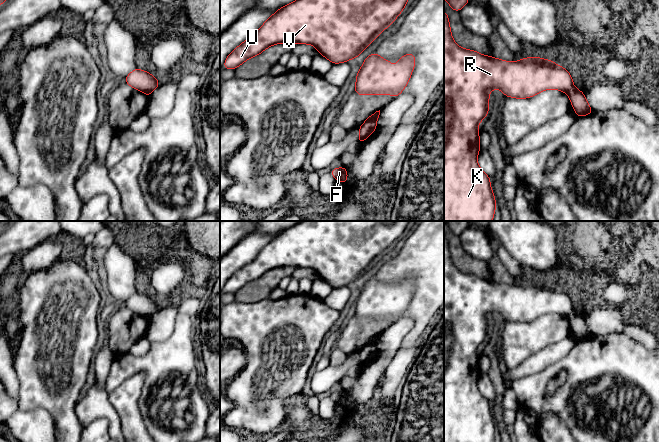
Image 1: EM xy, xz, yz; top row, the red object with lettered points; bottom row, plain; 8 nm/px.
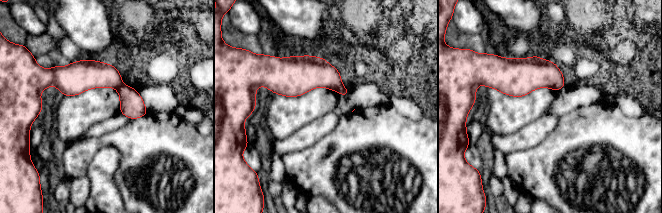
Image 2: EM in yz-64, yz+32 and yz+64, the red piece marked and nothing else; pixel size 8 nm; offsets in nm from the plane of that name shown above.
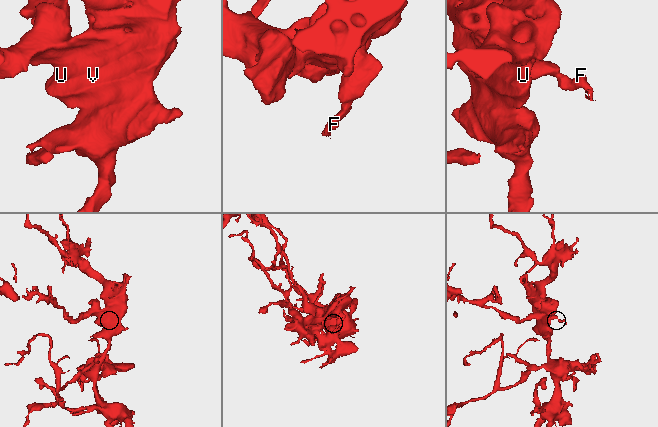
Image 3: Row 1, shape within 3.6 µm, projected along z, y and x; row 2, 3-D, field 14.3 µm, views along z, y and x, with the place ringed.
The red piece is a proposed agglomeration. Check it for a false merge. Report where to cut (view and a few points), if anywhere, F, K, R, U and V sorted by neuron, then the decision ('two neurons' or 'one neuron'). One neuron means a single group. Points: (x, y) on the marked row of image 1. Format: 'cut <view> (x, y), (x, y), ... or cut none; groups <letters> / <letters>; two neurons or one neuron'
cut xz (375, 121), (366, 122); groups F / K R U V; two neurons

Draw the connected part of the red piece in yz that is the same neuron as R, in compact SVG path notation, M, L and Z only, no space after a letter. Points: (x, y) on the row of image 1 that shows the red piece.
M444 11L444 221L492 221L497 207L494 193L491 189L490 177L485 174L477 163L477 155L480 151L480 140L478 123L488 115L489 110L489 94L494 88L501 90L506 97L525 99L530 98L546 89L558 89L562 92L568 92L573 85L573 80L570 73L563 67L556 65L552 60L537 58L532 56L525 59L520 59L516 62L508 62L502 59L496 59L493 56L485 56L474 50L463 49L459 47L452 38L449 18Z

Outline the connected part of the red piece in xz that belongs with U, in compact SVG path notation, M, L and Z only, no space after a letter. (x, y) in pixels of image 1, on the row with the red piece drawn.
M295 0L277 10L255 33L235 48L226 58L223 68L236 69L246 60L279 43L311 44L333 64L347 62L362 51L401 14L408 0Z

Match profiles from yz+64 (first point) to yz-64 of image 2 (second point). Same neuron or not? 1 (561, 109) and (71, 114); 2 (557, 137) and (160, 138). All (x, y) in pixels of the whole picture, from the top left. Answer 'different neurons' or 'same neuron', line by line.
1: different neurons
2: same neuron

